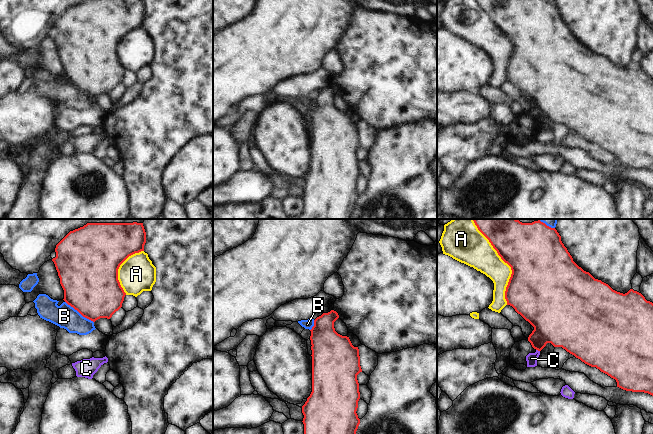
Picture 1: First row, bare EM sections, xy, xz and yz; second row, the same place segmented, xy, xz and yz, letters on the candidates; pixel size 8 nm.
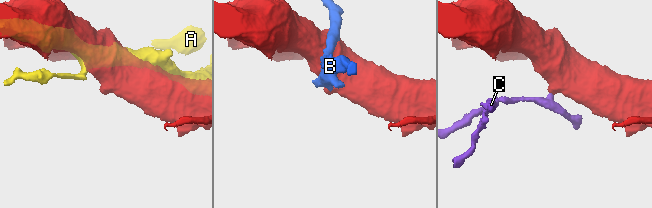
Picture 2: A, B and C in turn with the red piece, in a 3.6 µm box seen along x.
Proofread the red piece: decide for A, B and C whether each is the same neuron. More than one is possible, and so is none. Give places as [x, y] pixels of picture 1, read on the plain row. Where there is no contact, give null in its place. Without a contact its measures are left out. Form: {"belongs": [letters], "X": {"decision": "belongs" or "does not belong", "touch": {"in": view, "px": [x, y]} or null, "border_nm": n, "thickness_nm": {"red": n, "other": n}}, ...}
{"belongs": [], "A": {"decision": "does not belong", "touch": {"in": "yz", "px": [507, 39]}, "border_nm": 700, "thickness_nm": {"red": 460, "other": 240}}, "B": {"decision": "does not belong", "touch": {"in": "xy", "px": [79, 88]}, "border_nm": 280, "thickness_nm": {"red": 440, "other": 190}}, "C": {"decision": "does not belong", "touch": {"in": "yz", "px": [538, 126]}, "border_nm": 40, "thickness_nm": {"red": 320, "other": 90}}}

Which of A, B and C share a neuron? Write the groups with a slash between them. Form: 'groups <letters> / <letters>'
groups A / B / C

